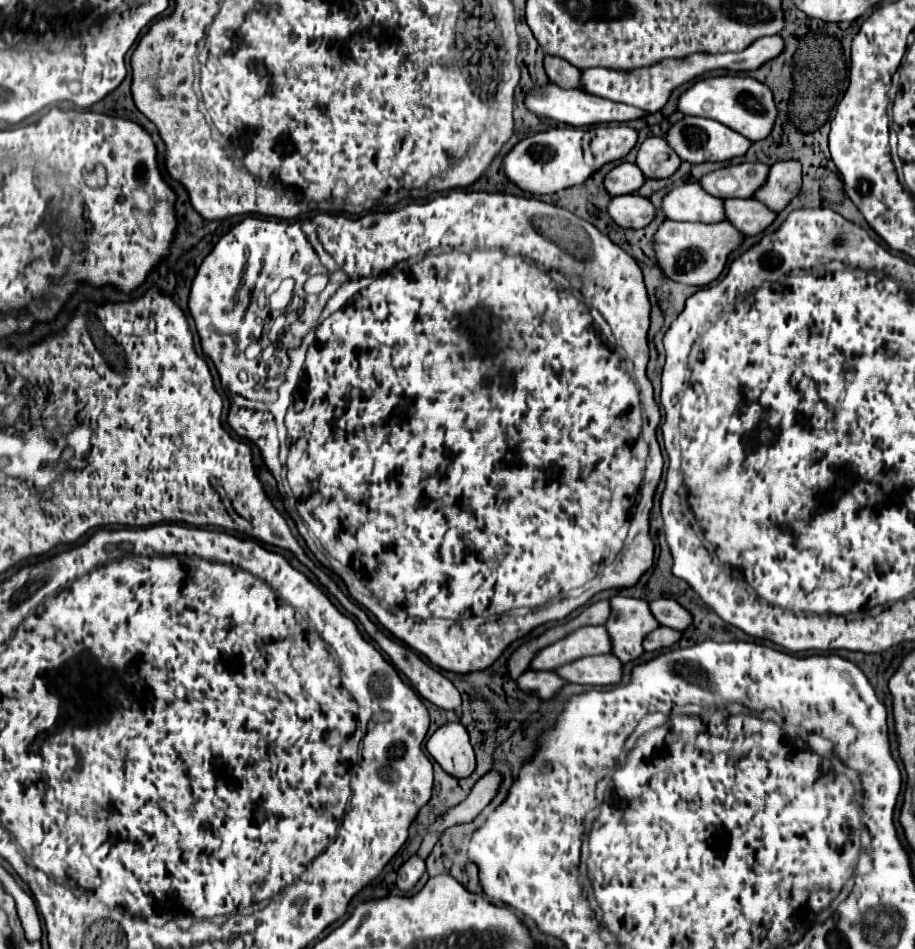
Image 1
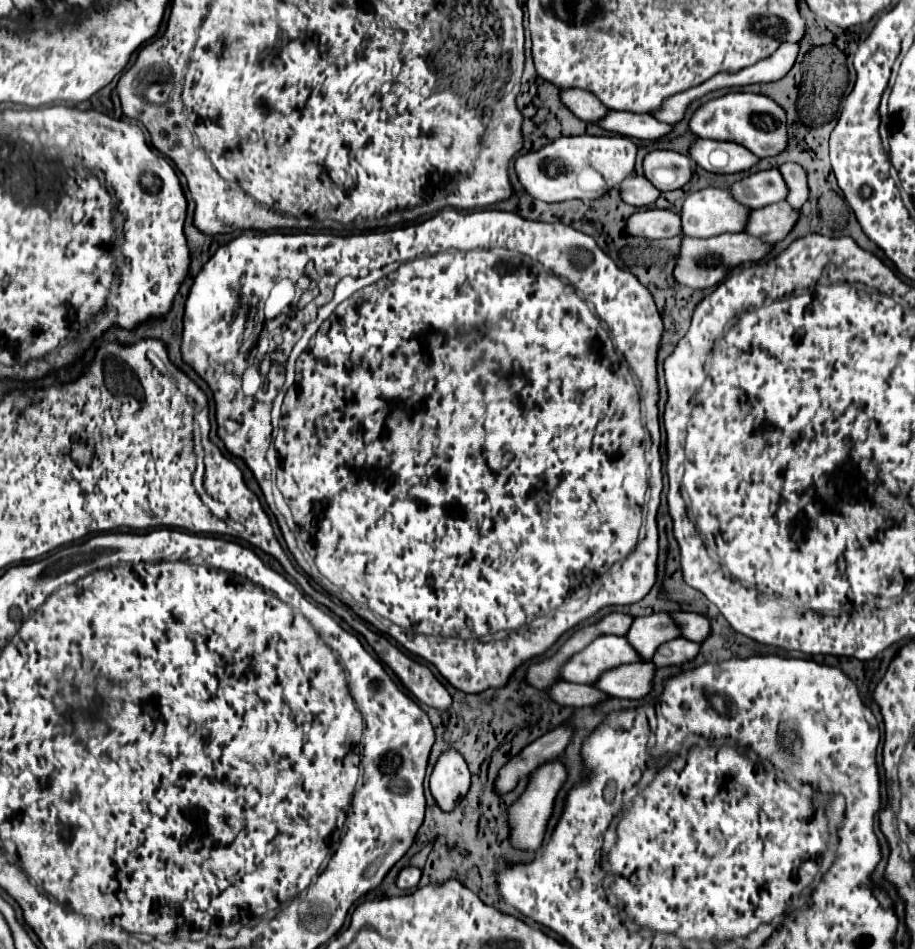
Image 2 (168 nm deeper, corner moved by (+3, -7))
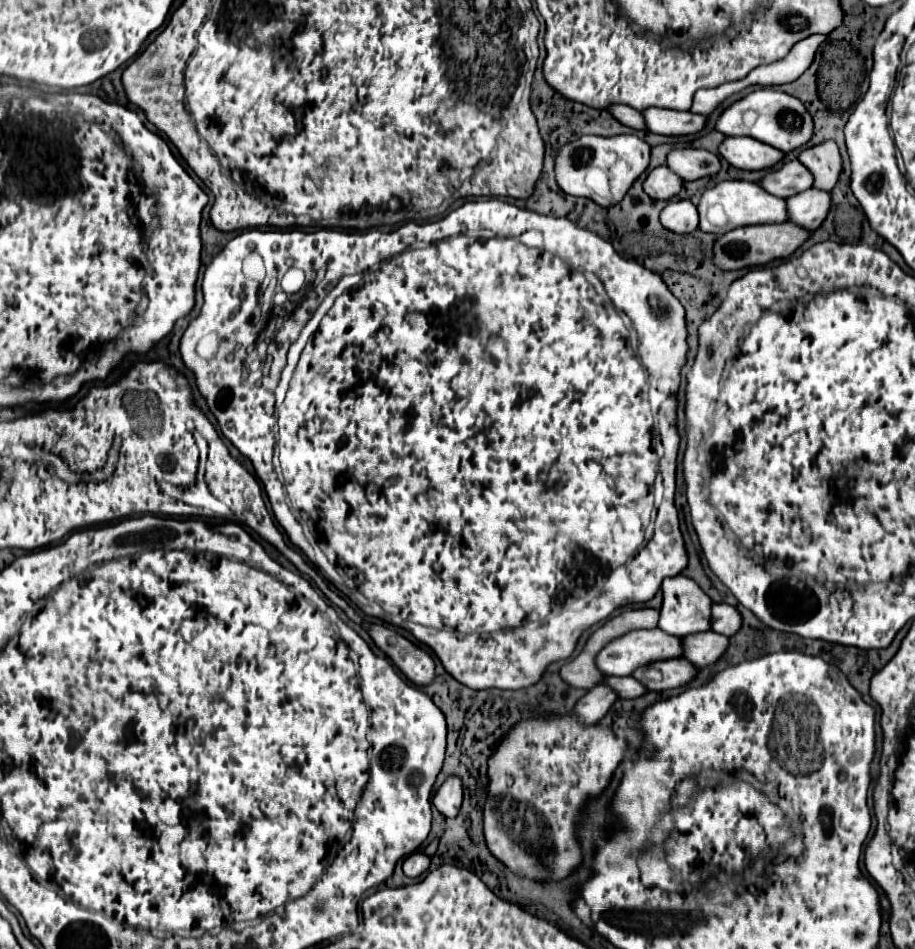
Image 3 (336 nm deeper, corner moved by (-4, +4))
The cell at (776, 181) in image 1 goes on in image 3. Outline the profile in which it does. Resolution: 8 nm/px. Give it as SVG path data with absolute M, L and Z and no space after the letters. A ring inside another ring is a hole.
M824 142L812 148L806 148L798 154L798 160L814 174L814 188L832 190L838 174L842 170L842 160L836 142Z

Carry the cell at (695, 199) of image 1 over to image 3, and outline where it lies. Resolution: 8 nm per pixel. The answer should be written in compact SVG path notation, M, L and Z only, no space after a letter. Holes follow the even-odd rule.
M726 180L716 184L714 188L704 190L698 204L700 214L700 230L712 232L712 234L726 234L728 230L734 230L738 226L750 226L750 224L780 224L786 222L786 202L766 194L756 182L746 180Z

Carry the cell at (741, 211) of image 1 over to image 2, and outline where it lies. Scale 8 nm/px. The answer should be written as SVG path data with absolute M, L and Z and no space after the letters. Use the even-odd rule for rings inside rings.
M787 201L773 203L751 211L747 221L747 233L769 243L783 241L799 221L799 209L791 209Z

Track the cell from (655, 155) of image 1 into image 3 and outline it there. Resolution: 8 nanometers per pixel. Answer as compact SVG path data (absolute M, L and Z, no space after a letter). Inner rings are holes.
M674 148L666 156L666 166L684 182L690 182L702 176L716 176L720 170L720 158L718 154L700 148Z

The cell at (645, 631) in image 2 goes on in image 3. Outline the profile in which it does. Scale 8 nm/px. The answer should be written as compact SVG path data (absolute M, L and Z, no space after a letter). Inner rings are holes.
M678 574L665 578L661 585L663 594L658 628L672 636L686 636L710 630L710 604L712 600L700 586Z

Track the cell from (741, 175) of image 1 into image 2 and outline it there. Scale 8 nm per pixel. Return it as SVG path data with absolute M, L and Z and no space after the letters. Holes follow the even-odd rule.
M769 169L749 175L747 179L737 181L729 191L735 197L735 201L751 209L761 209L771 203L779 203L787 197L787 185L779 169Z

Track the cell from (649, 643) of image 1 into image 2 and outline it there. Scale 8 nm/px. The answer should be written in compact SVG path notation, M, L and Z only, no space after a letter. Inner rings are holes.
M679 637L675 641L663 643L657 653L653 655L653 663L657 667L681 667L687 661L693 661L699 653L701 645L687 641L685 637Z

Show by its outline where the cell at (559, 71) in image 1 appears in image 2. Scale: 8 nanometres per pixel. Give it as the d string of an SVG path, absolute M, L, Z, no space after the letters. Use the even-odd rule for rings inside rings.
M561 91L561 99L563 103L583 121L597 121L599 117L603 117L603 113L607 113L607 107L591 93L585 91Z

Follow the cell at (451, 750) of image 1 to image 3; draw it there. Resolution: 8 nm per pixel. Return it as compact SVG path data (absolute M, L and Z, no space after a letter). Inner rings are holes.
M450 774L442 786L436 790L432 802L434 806L448 818L454 818L460 810L460 804L462 804L462 796L464 796L464 790L462 790L462 778L456 776L456 774Z

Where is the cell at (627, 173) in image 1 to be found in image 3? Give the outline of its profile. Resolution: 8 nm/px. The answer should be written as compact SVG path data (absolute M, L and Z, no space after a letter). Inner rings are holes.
M658 166L648 172L644 180L644 192L654 200L668 200L676 196L682 188L682 180L674 176L668 166Z

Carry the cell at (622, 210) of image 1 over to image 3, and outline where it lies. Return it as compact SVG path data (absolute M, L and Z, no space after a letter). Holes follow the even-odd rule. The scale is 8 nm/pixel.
M670 200L660 212L664 228L676 234L688 234L698 228L698 212L690 200Z

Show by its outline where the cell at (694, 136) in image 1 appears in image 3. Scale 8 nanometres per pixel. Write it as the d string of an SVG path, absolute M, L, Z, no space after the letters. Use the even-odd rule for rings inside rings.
M728 136L718 146L718 154L734 168L762 170L772 168L782 160L782 152L748 136Z

